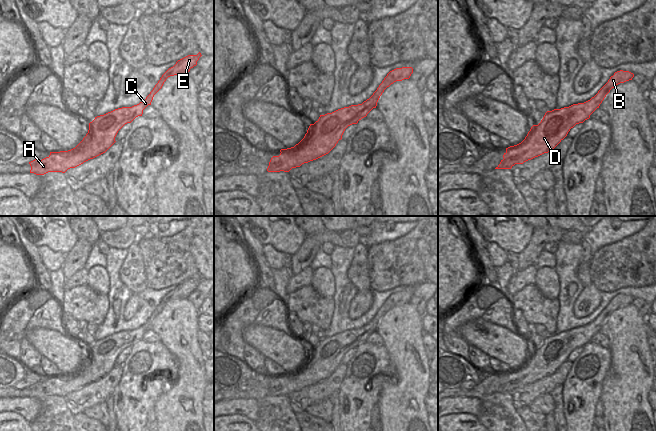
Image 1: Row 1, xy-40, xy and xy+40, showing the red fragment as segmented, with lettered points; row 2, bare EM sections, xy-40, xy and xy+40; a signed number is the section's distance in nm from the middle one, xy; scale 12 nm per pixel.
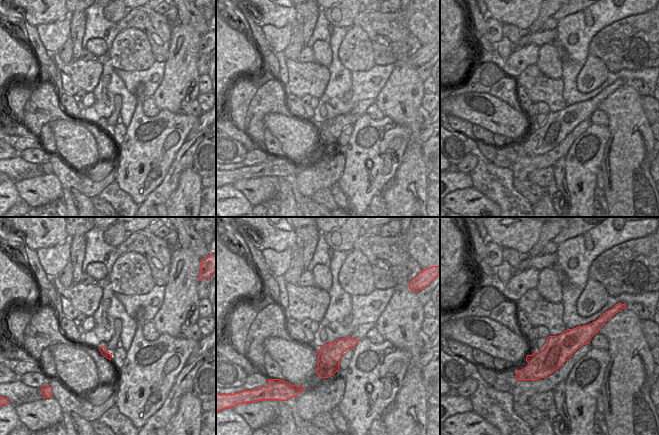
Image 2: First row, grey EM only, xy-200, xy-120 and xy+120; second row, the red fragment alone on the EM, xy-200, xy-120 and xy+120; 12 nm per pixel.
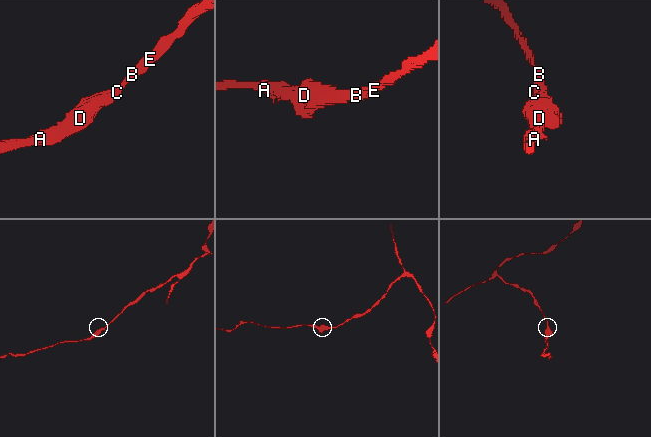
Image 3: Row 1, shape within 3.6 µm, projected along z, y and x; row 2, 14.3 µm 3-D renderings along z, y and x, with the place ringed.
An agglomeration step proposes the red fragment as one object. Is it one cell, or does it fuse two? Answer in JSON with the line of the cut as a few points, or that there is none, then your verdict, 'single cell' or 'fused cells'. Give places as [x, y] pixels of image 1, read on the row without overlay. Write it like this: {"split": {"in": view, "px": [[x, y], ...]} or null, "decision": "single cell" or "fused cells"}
{"split": null, "decision": "single cell"}

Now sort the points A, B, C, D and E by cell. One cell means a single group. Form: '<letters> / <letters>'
A B C D E

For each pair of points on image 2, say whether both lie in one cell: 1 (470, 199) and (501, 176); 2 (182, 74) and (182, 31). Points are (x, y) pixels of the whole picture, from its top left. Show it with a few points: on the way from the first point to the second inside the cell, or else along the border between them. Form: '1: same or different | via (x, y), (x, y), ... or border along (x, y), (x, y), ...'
1: different | border along (473, 186), (498, 206)
2: same | via (182, 63), (184, 42)

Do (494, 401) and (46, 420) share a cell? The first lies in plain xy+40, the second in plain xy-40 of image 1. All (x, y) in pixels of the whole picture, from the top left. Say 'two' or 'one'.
one

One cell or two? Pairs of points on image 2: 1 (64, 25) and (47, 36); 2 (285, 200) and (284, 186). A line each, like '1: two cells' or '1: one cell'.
1: one cell
2: one cell

